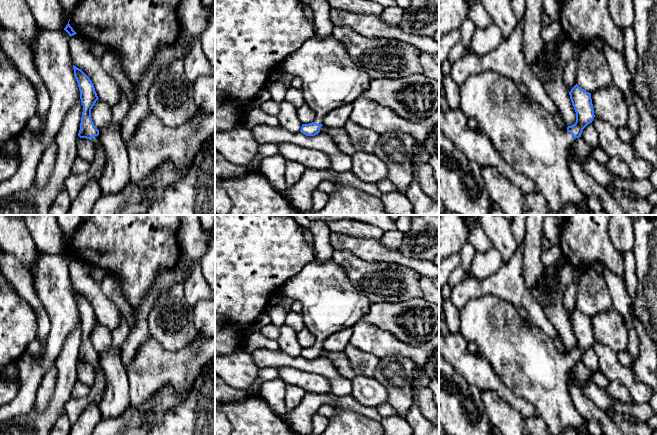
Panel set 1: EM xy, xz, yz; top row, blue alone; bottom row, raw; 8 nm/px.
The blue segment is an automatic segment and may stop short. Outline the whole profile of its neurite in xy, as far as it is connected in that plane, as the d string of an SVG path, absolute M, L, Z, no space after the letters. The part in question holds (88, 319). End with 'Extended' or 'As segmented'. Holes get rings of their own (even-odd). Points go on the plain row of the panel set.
M73 289L74 300L80 314L80 323L83 329L83 336L78 360L91 364L94 368L99 368L99 354L94 349L91 342L91 333L99 323L94 309L90 302L79 292Z. Extended

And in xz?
M332 259L308 263L282 287L285 297L302 303L304 327L315 337L315 344L312 347L302 348L300 356L306 360L317 359L323 350L325 339L336 332L352 328L370 310L369 299L355 288L345 269Z. Extended

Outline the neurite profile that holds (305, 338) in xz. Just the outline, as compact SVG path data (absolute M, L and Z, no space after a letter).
M305 327L297 333L297 339L302 348L309 348L315 344L314 335L312 335Z

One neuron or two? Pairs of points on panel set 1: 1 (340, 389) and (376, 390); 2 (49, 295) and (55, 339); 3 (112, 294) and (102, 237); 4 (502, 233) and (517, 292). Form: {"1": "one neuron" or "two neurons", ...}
{"1": "two neurons", "2": "one neuron", "3": "two neurons", "4": "two neurons"}

